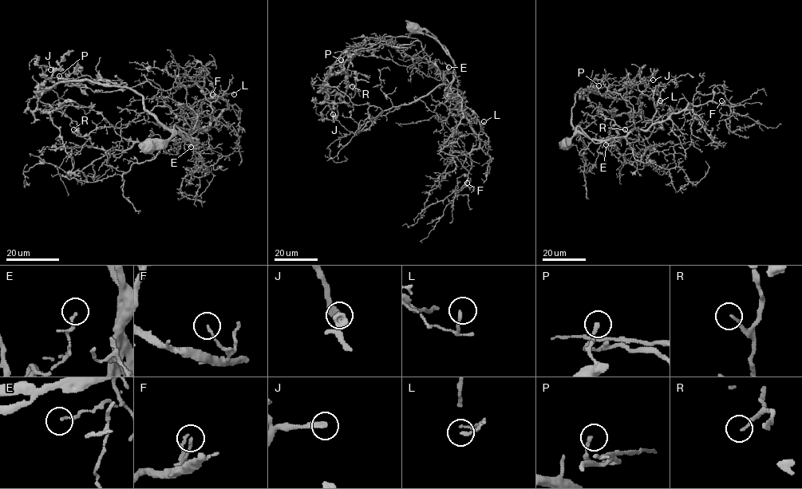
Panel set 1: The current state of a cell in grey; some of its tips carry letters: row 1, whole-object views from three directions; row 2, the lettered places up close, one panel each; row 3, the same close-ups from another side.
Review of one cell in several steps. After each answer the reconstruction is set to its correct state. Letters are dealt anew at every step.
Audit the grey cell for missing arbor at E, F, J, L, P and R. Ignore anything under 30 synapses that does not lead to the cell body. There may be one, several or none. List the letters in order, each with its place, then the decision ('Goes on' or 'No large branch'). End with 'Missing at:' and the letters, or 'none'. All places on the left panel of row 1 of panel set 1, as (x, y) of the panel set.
E: Place: (191, 147). No large branch
F: Place: (212, 94). No large branch
J: Place: (50, 69). Goes on
L: Place: (234, 94). No large branch
P: Place: (59, 76). No large branch
R: Place: (73, 129). No large branch
Missing at: J

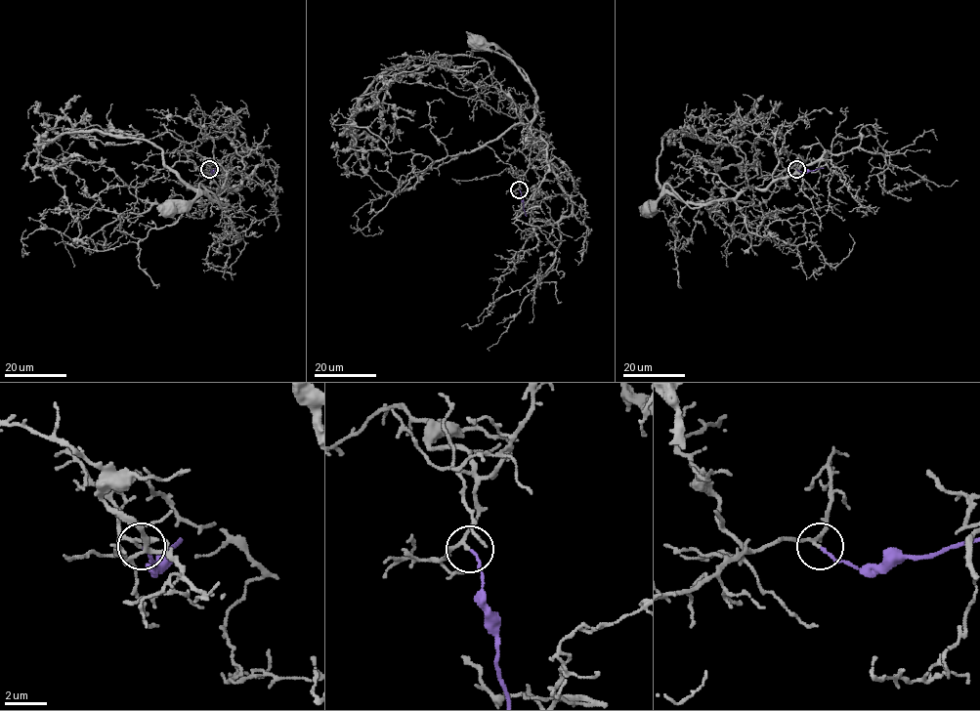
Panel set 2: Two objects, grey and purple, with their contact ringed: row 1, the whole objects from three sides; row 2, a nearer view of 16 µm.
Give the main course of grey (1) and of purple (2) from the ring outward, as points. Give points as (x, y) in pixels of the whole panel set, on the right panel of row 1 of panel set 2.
1: (797, 169), (786, 170), (765, 179), (762, 185), (745, 187), (735, 197), (692, 203), (664, 192), (648, 206)
2: (797, 169), (807, 172), (824, 167)

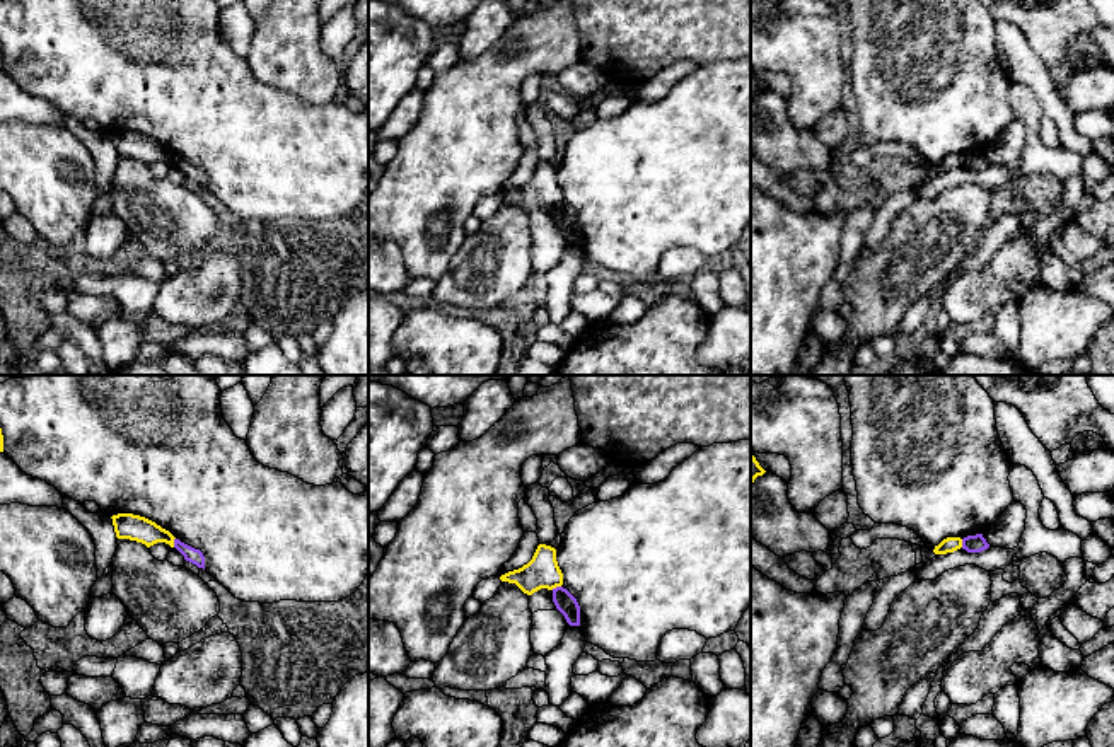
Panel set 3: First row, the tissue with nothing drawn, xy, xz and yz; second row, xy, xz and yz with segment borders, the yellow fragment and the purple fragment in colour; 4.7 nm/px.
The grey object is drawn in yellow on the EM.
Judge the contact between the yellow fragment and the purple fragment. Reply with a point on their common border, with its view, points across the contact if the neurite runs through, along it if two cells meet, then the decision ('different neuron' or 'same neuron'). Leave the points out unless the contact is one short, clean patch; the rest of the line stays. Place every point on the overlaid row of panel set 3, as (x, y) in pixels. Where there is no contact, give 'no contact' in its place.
meets yellow in xy at (173, 543); border along xy (174, 538), (173, 546); different neuron

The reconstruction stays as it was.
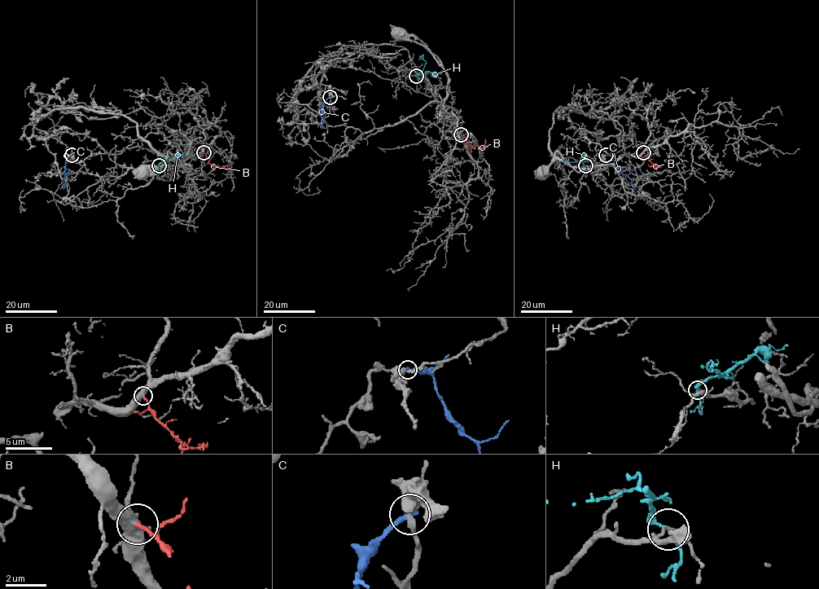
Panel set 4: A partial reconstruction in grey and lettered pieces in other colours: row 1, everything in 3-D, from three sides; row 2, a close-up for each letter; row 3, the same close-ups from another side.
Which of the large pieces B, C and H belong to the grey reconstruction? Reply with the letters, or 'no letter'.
B

